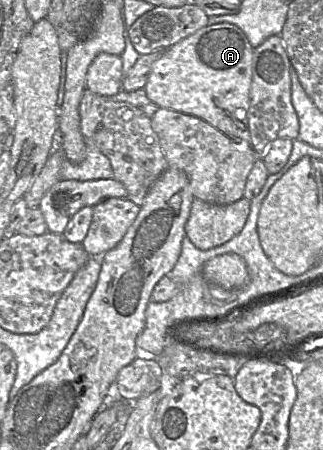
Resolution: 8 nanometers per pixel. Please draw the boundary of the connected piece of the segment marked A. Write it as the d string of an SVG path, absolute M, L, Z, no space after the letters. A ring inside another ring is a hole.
M230 23L208 25L163 51L163 55L152 65L144 90L159 108L200 118L232 141L251 145L248 109L253 50L246 35L237 26Z

